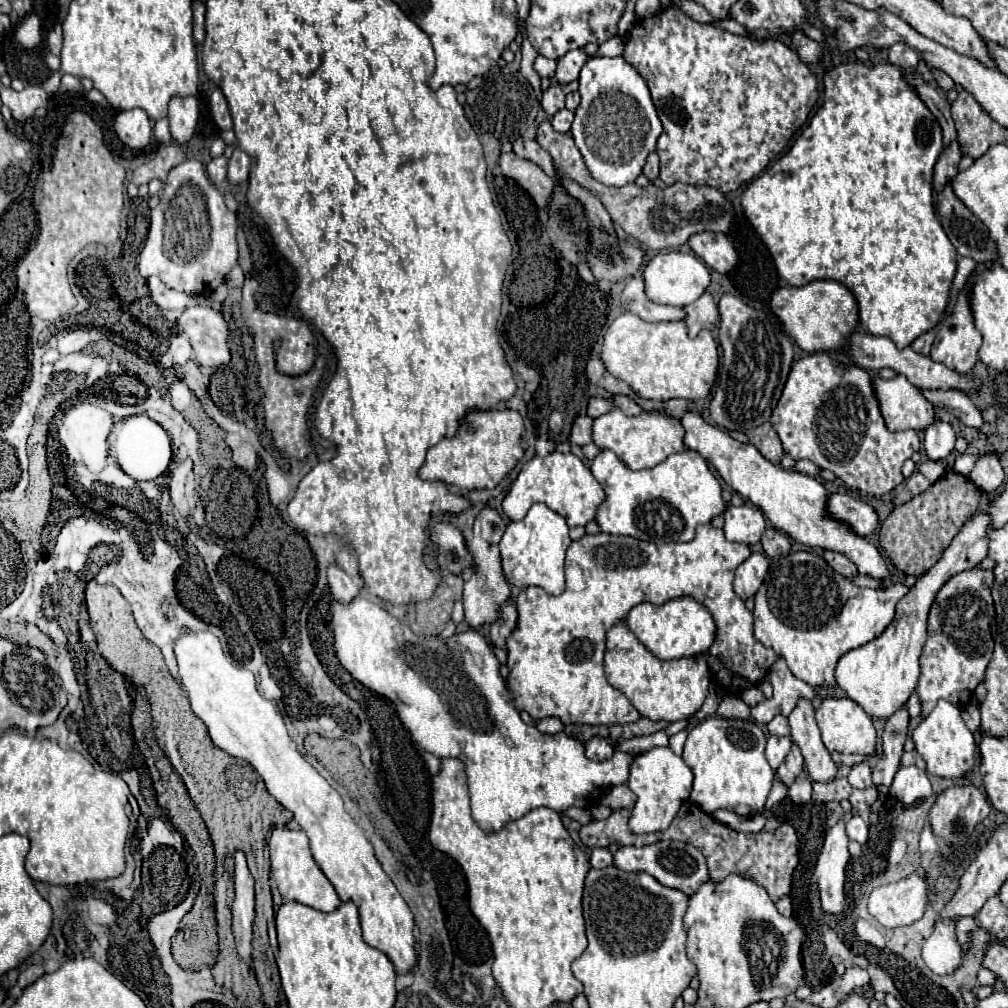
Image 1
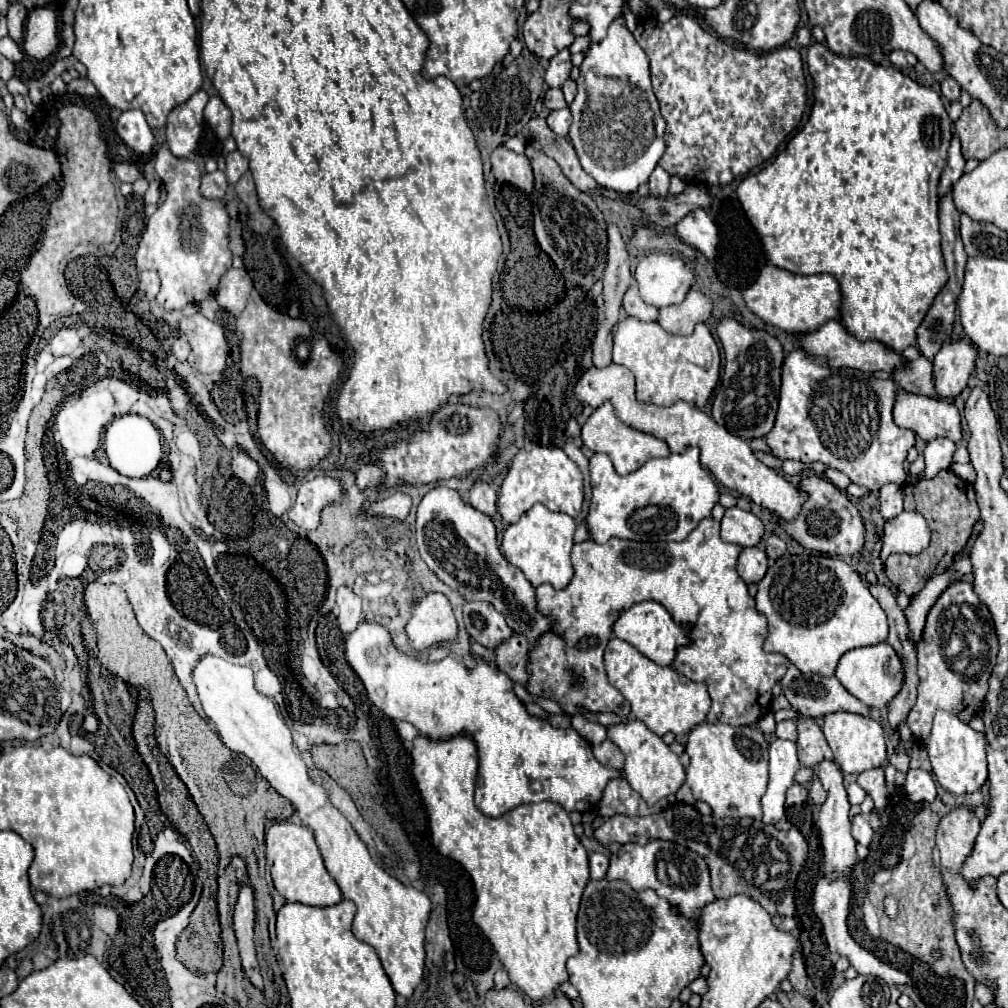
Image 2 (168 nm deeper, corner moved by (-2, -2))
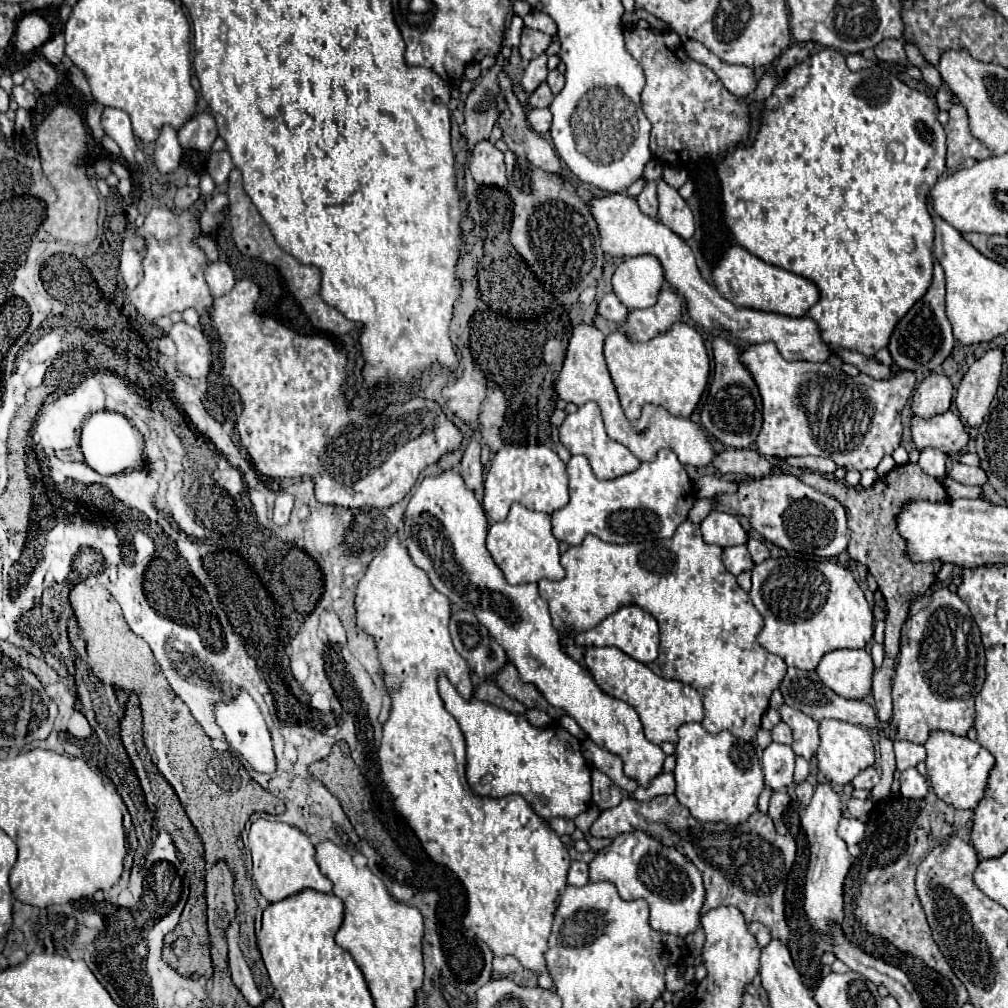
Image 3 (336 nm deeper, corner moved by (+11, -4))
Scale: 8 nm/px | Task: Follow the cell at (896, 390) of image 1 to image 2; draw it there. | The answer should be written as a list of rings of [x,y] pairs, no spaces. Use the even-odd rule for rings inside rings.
[[[900,391],[894,405],[894,421],[898,427],[912,429],[924,441],[936,437],[948,437],[954,443],[962,441],[960,411],[950,401]]]

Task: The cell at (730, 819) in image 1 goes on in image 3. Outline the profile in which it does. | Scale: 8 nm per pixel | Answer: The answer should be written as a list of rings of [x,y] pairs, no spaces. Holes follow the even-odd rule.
[[[771,743],[769,747],[765,747],[763,759],[761,759],[765,787],[763,787],[763,793],[759,795],[759,801],[757,801],[757,809],[761,813],[767,813],[769,799],[771,799],[773,791],[783,789],[793,783],[793,763],[795,763],[795,753],[789,745]]]

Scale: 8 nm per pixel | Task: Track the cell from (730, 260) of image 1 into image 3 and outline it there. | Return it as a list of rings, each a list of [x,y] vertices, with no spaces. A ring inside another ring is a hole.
[[[659,181],[657,185],[657,195],[659,195],[659,221],[679,237],[689,241],[693,237],[695,225],[693,225],[693,213],[687,207],[687,203],[681,199],[677,189],[671,189],[663,181]]]

